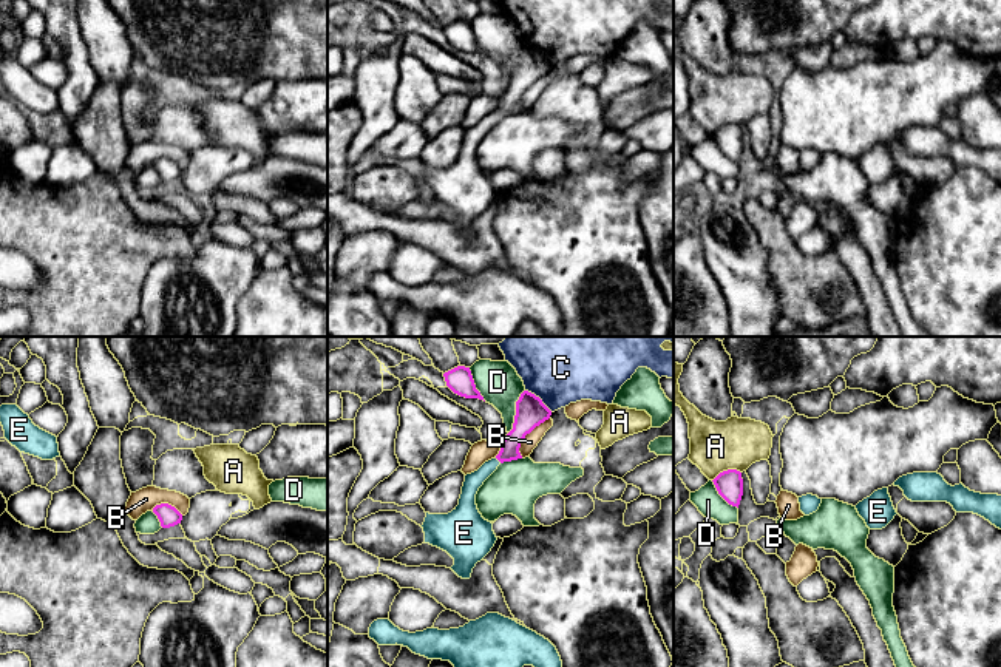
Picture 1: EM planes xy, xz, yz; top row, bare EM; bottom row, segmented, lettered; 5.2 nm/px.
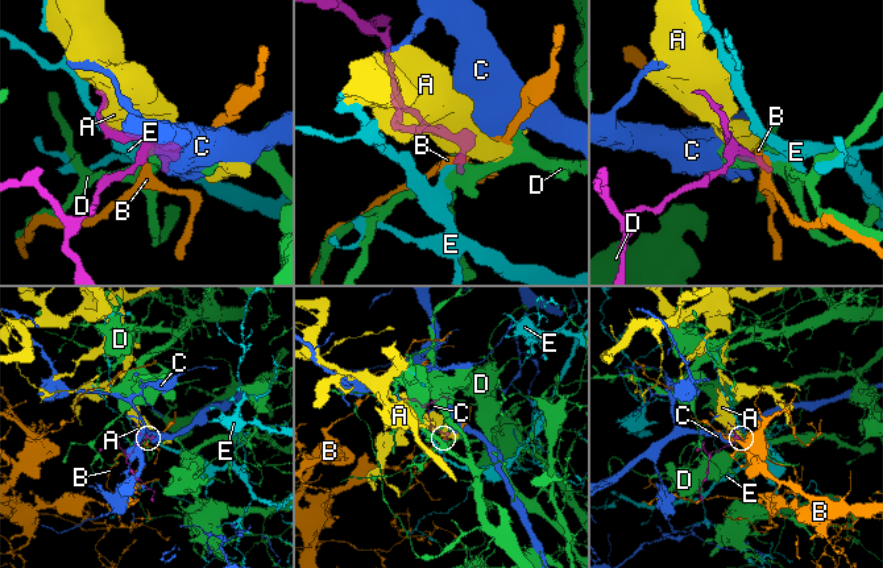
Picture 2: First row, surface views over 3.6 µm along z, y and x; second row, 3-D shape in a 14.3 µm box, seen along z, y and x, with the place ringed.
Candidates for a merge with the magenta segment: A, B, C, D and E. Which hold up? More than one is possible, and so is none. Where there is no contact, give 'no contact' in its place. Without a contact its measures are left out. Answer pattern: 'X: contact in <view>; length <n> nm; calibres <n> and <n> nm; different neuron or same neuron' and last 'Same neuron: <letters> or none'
A: contact in yz; length 160 nm; calibres 140 and 260 nm; different neuron
B: contact in xz; length 260 nm; calibres 160 and 80 nm; different neuron
C: contact in xz; length 180 nm; calibres 160 and 300 nm; different neuron
D: contact in xz; length 240 nm; calibres 160 and 220 nm; different neuron
E: contact in xz; length 40 nm; calibres 120 and 90 nm; same neuron
Same neuron: E

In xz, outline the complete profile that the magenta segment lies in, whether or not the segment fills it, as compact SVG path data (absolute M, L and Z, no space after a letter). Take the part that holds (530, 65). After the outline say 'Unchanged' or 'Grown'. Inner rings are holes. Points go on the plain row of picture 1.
M524 45L516 56L513 83L500 96L499 108L465 130L459 159L448 168L426 167L422 179L425 198L446 205L454 213L451 224L459 232L470 233L476 218L491 205L497 195L493 178L485 174L477 164L479 142L500 117L522 113L519 107L522 94L550 69L551 65L539 51Z. Grown

